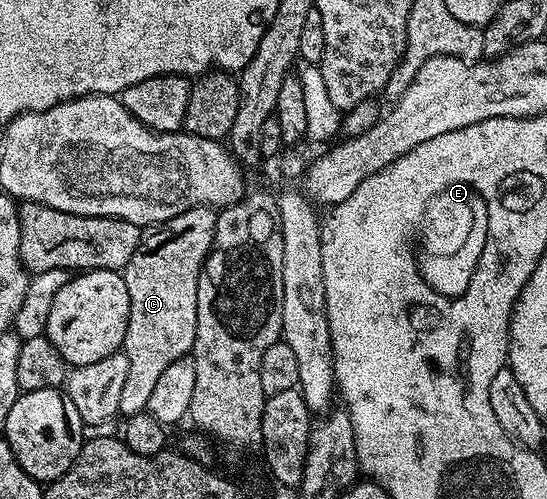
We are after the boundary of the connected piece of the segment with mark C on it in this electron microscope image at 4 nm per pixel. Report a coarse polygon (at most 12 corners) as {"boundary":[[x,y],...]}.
{"boundary":[[198,205],[142,238],[121,270],[124,418],[194,350],[215,234]]}

